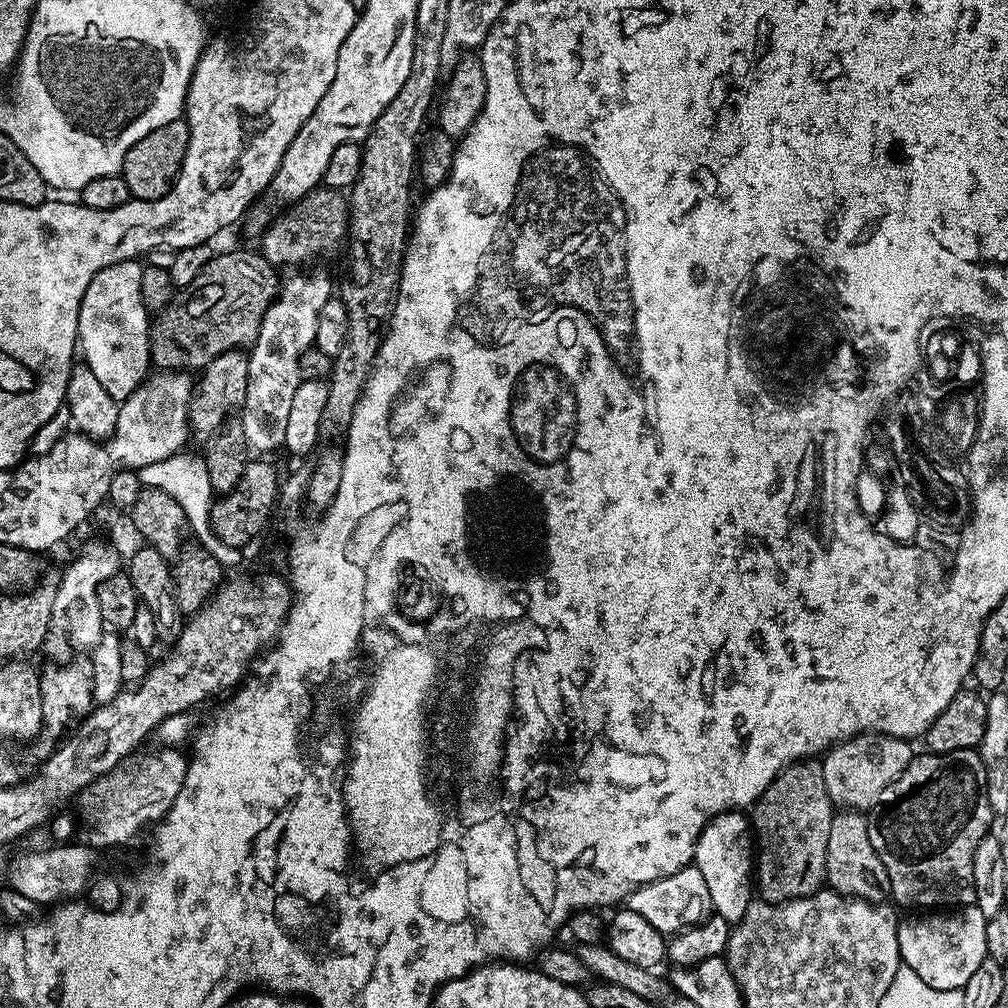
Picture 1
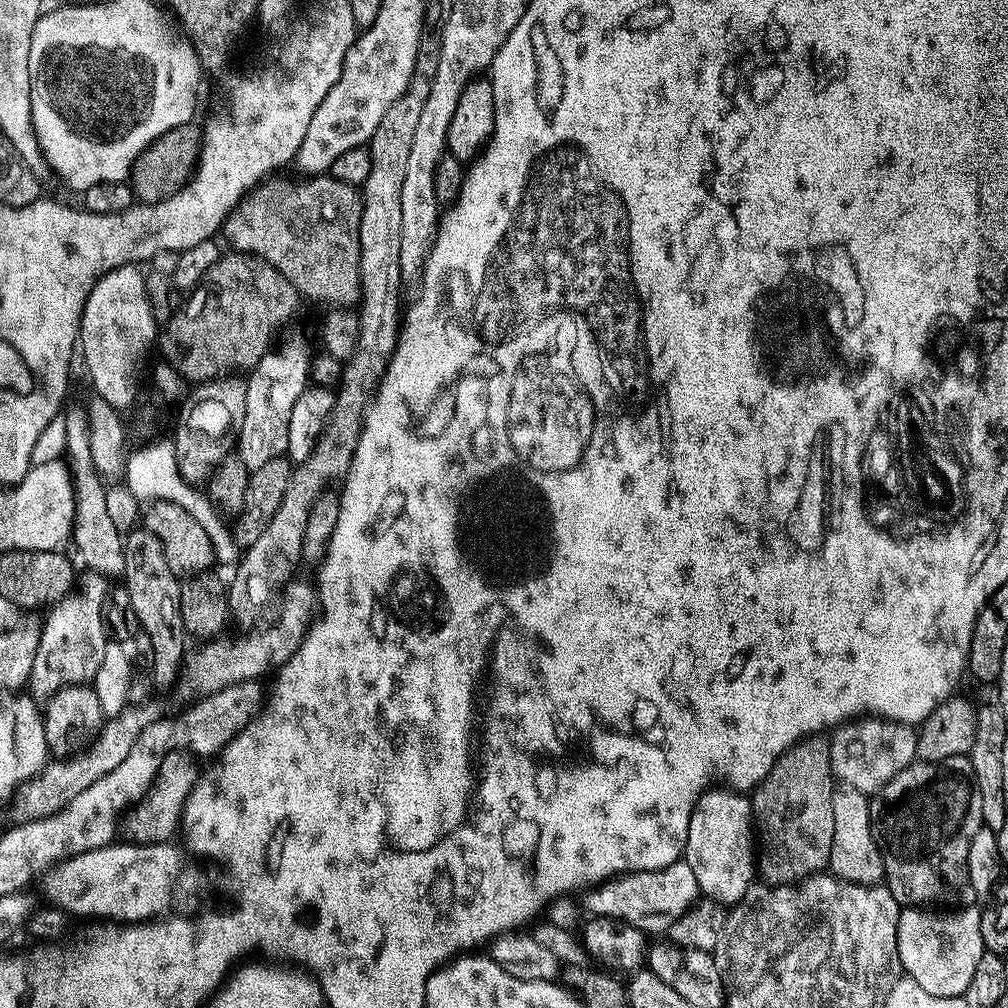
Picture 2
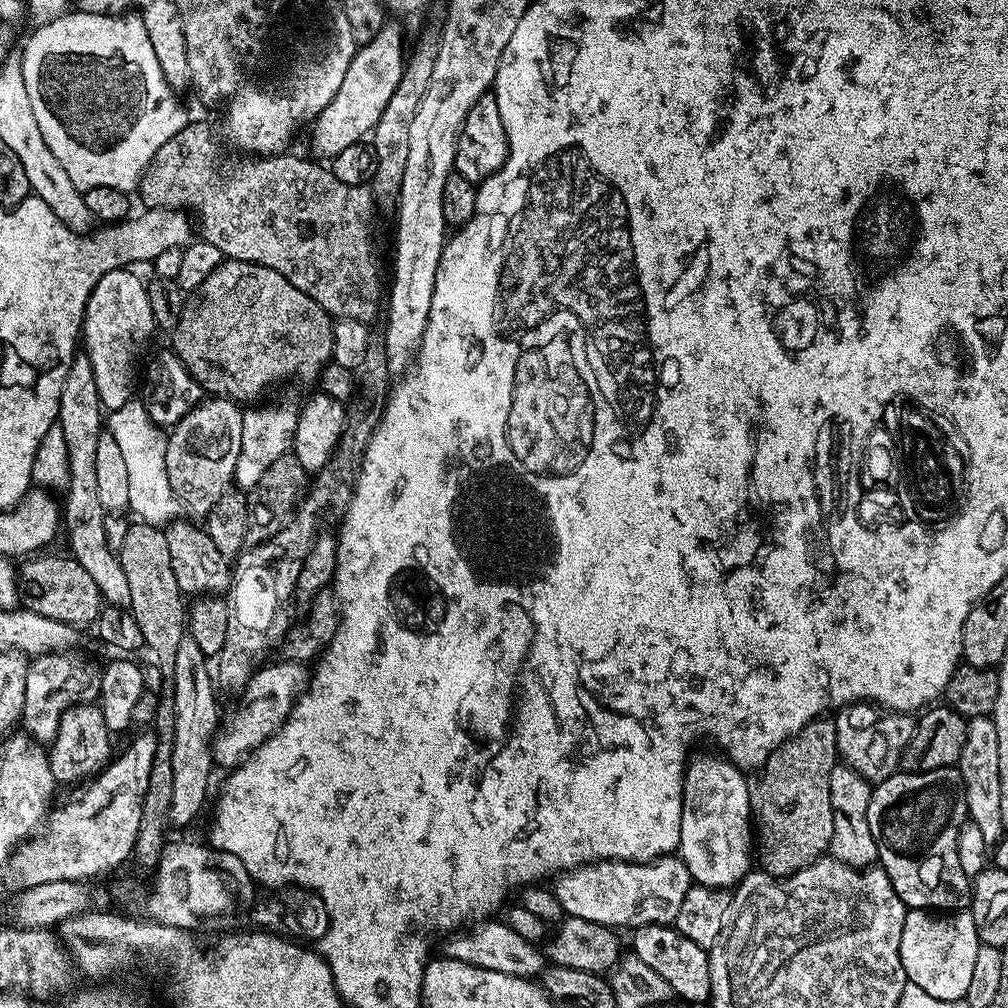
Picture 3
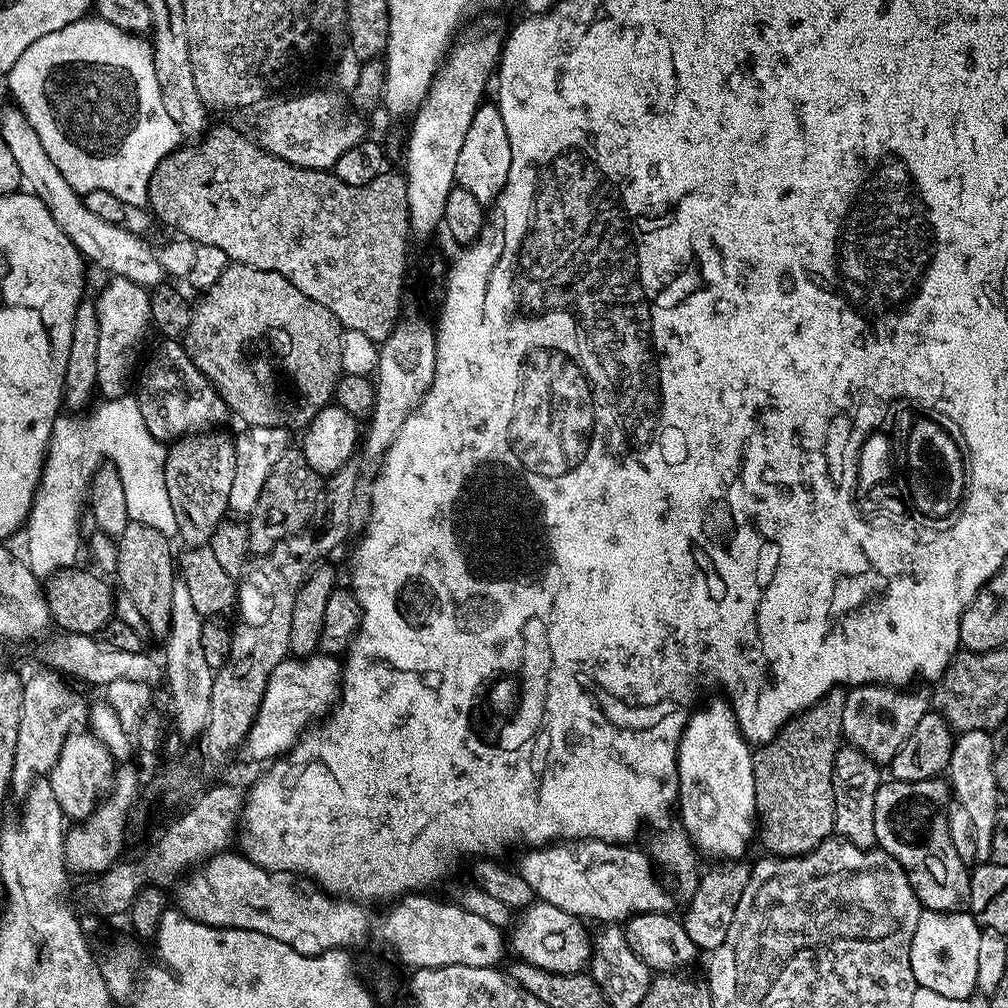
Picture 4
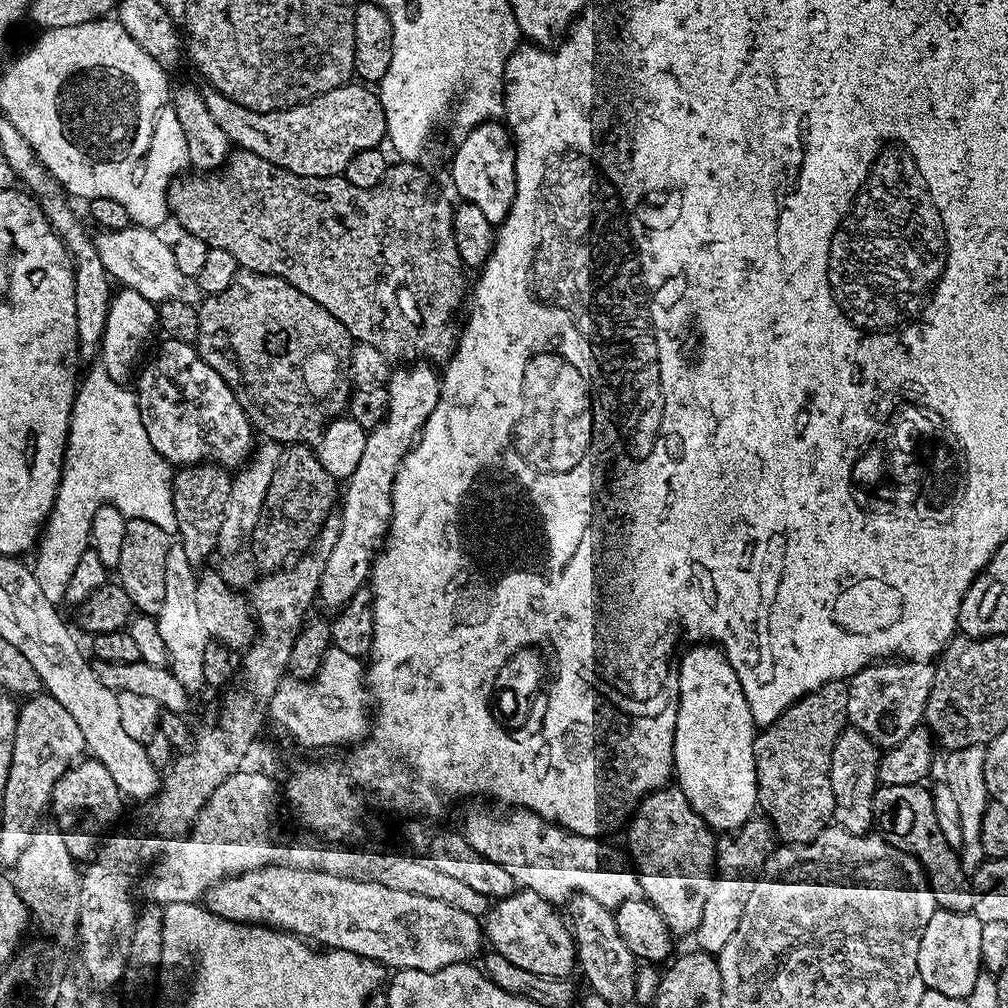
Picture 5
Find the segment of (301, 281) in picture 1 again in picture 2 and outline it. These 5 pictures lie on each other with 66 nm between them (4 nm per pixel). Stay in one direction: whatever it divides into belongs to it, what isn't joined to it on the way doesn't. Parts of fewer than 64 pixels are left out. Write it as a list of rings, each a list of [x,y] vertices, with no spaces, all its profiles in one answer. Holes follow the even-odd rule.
[[[288,336],[282,340],[246,376],[246,418],[238,433],[238,455],[249,470],[266,466],[270,458],[278,458],[287,453],[290,414],[294,410],[294,402],[298,402],[310,384],[314,348],[308,345],[304,336]]]

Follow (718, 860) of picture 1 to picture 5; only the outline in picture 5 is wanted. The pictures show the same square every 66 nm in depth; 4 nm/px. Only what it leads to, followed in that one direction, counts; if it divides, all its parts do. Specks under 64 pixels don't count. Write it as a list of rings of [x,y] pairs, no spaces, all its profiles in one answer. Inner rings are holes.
[[[700,642],[689,648],[692,649],[685,656],[683,653],[678,660],[680,702],[676,705],[676,729],[672,747],[674,780],[682,794],[686,794],[686,802],[690,802],[690,806],[708,823],[713,833],[727,834],[753,819],[758,808],[752,715],[742,694],[738,674],[734,674],[728,665],[723,650],[711,642]]]

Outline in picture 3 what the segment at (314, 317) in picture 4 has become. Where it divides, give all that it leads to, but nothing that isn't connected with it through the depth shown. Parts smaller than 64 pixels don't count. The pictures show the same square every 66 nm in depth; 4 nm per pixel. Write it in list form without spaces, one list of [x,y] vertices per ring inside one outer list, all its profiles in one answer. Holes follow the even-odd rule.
[[[225,258],[218,270],[214,270],[214,274],[210,274],[210,278],[206,278],[206,282],[191,293],[183,318],[176,328],[171,329],[170,348],[205,393],[237,402],[256,402],[275,380],[305,376],[315,381],[319,377],[320,371],[332,360],[333,323],[333,317],[325,308],[318,306],[314,298],[278,274],[278,270],[270,270],[254,262]]]

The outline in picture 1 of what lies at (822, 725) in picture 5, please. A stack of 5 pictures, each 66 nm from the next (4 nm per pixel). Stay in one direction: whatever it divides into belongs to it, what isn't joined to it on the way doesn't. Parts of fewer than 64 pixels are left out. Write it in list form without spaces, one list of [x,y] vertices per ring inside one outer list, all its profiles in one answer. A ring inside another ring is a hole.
[[[819,759],[797,760],[789,764],[766,786],[750,809],[754,833],[754,884],[759,899],[784,904],[821,891],[827,874],[827,843],[834,805],[826,794]]]

